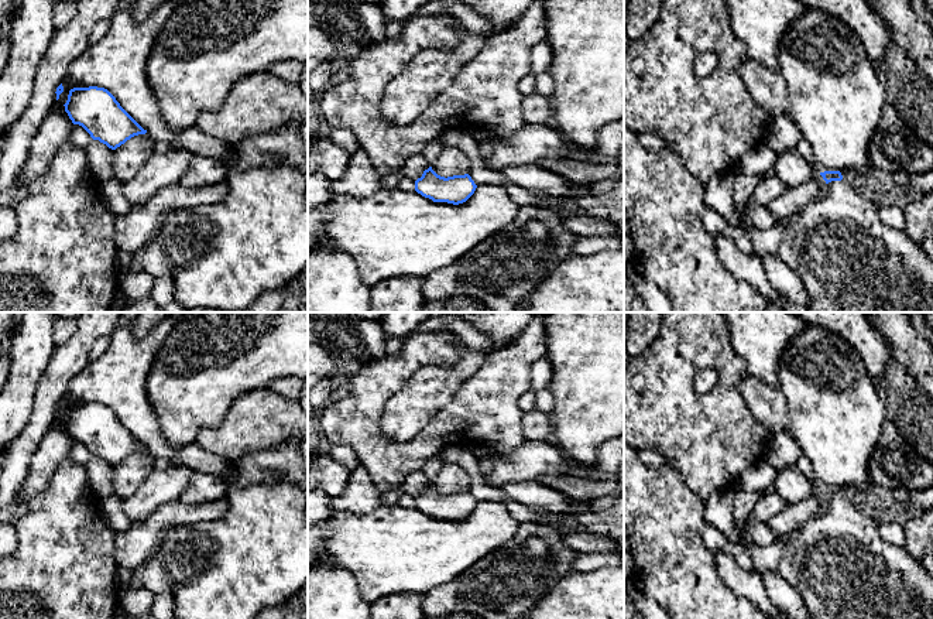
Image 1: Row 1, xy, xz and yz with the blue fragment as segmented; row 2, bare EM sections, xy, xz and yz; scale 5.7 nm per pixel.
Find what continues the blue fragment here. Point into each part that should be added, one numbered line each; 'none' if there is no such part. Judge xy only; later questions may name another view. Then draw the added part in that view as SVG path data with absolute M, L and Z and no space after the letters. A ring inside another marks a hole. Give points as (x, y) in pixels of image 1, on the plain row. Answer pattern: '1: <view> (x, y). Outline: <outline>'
none

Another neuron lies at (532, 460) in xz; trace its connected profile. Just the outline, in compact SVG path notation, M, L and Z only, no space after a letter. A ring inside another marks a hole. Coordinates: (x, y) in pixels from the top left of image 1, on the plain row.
M531 440L510 454L497 455L488 485L538 481L545 475L577 475L584 471L552 441Z

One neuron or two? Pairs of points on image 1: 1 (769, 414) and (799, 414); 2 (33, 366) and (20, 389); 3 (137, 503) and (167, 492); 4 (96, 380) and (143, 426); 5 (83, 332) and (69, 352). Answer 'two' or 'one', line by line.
1: two
2: one
3: one
4: one
5: one

